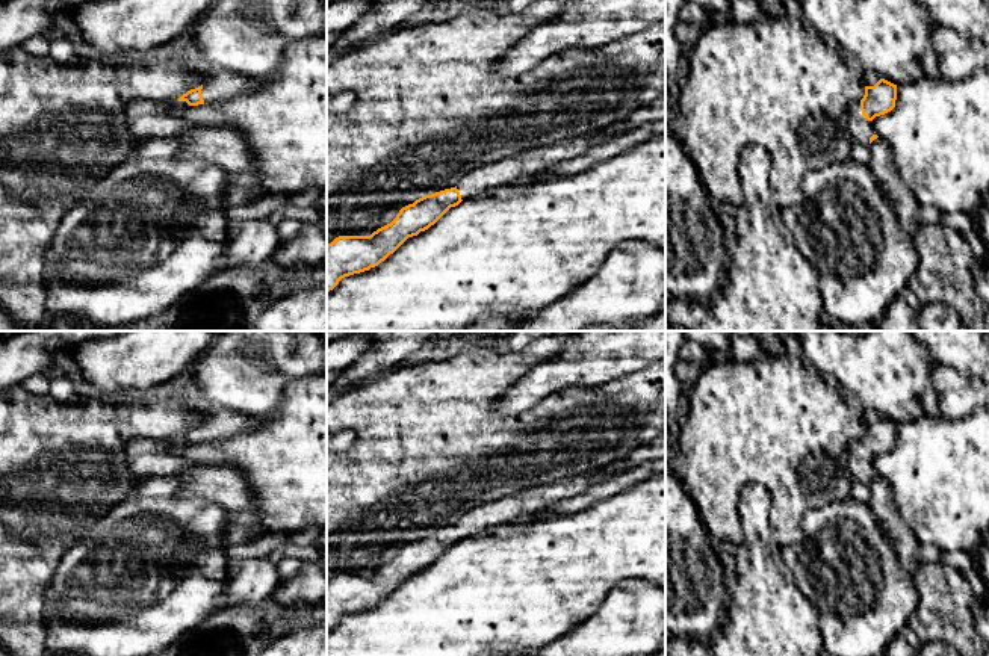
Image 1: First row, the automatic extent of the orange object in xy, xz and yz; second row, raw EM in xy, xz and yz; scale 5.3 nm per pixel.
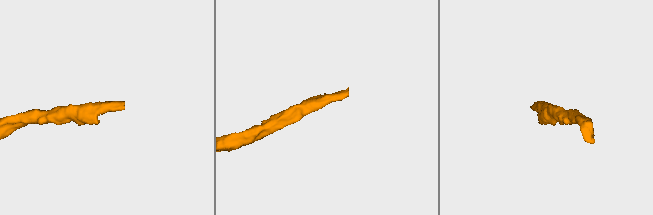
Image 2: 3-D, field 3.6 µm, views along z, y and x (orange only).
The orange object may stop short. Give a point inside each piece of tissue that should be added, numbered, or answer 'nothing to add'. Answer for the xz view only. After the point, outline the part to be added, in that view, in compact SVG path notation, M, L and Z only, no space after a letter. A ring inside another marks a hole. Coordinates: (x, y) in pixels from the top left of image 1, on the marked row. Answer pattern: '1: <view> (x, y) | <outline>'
1: xz (528, 162) | M594 133L553 142L534 150L525 150L469 172L457 184L457 189L463 201L472 200L490 187L510 184L519 177L541 172L549 166L582 154L593 145L603 144L606 141L608 136Z

